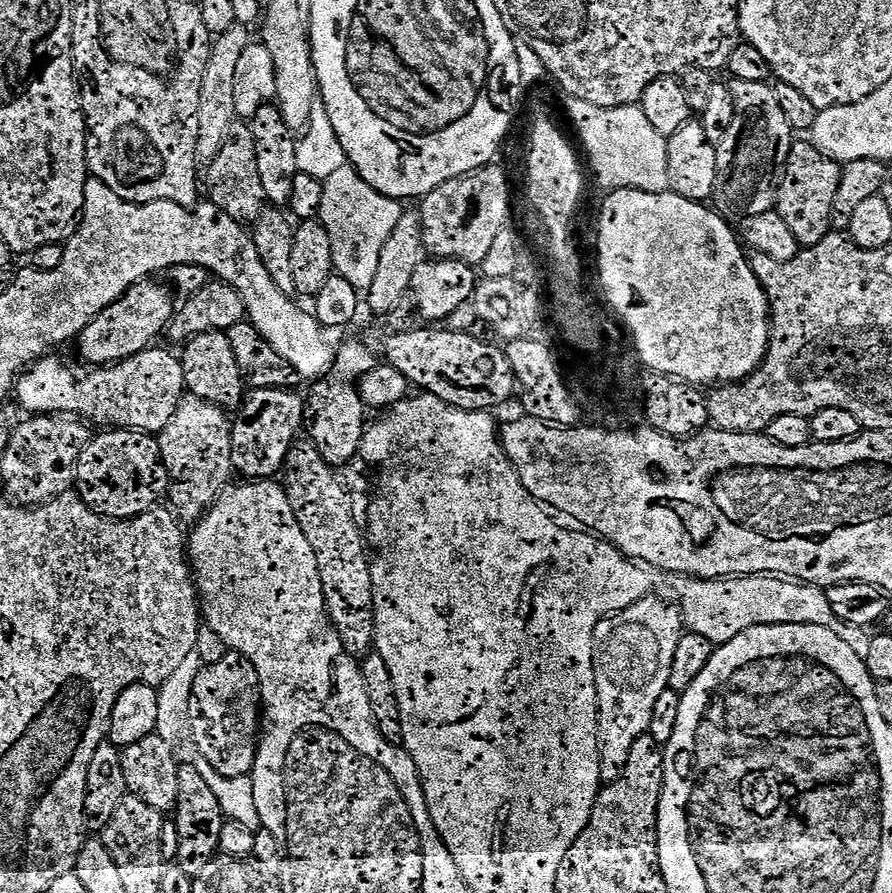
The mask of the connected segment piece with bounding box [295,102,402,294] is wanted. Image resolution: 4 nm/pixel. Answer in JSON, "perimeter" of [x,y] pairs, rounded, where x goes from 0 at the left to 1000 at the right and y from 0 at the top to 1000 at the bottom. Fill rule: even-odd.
{"perimeter":[[[358,114],[351,116],[343,148],[333,156],[332,189],[357,198],[362,204],[357,245],[370,262],[376,308],[388,311],[400,327],[410,329],[415,325],[415,316],[419,316],[419,306],[424,303],[424,284],[428,284],[428,275],[433,275],[437,258],[446,253],[451,228],[450,225],[419,213],[419,208],[411,206],[398,188],[385,186],[386,188],[374,189],[374,181],[387,183],[389,175],[374,149],[365,121]]]}

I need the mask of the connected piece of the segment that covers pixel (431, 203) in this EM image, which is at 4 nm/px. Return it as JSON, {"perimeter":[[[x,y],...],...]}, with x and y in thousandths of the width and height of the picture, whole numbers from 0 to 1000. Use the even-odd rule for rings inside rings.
{"perimeter":[[[549,183],[474,216],[475,225],[469,230],[469,236],[475,281],[481,288],[517,291],[530,298],[540,296],[557,263],[572,251],[570,236],[574,233],[574,219],[570,216],[570,197],[558,185]],[[525,251],[529,252],[525,255]],[[525,260],[529,263],[526,269]]]}

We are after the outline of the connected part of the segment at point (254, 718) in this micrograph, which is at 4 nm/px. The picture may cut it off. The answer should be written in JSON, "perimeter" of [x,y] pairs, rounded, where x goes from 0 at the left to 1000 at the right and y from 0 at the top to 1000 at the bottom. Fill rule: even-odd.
{"perimeter":[[[252,729],[248,739],[230,742],[221,751],[213,773],[213,817],[226,849],[250,869],[277,869],[287,852],[287,835],[294,819],[294,789],[289,750],[270,730]]]}

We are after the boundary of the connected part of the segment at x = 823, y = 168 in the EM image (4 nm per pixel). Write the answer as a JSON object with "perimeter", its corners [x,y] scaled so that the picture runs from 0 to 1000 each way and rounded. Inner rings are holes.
{"perimeter":[[[905,156],[896,157],[882,167],[877,196],[868,211],[868,237],[874,251],[886,253],[897,274],[905,275],[929,263],[934,254],[933,232],[939,217],[944,184],[943,180],[932,179],[934,176],[929,171],[919,169]]]}

